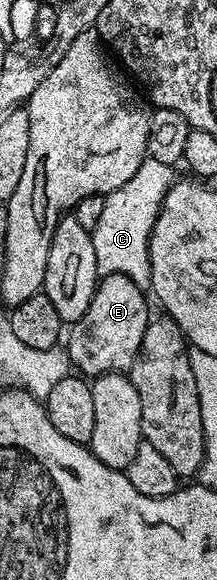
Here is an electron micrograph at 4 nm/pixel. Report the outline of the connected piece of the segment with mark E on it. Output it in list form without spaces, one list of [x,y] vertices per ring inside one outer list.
[[[104,275],[100,278],[89,309],[85,309],[78,321],[70,324],[65,335],[65,350],[72,368],[80,376],[130,372],[149,322],[147,299],[143,295],[146,295],[144,288],[138,287],[124,275]]]

